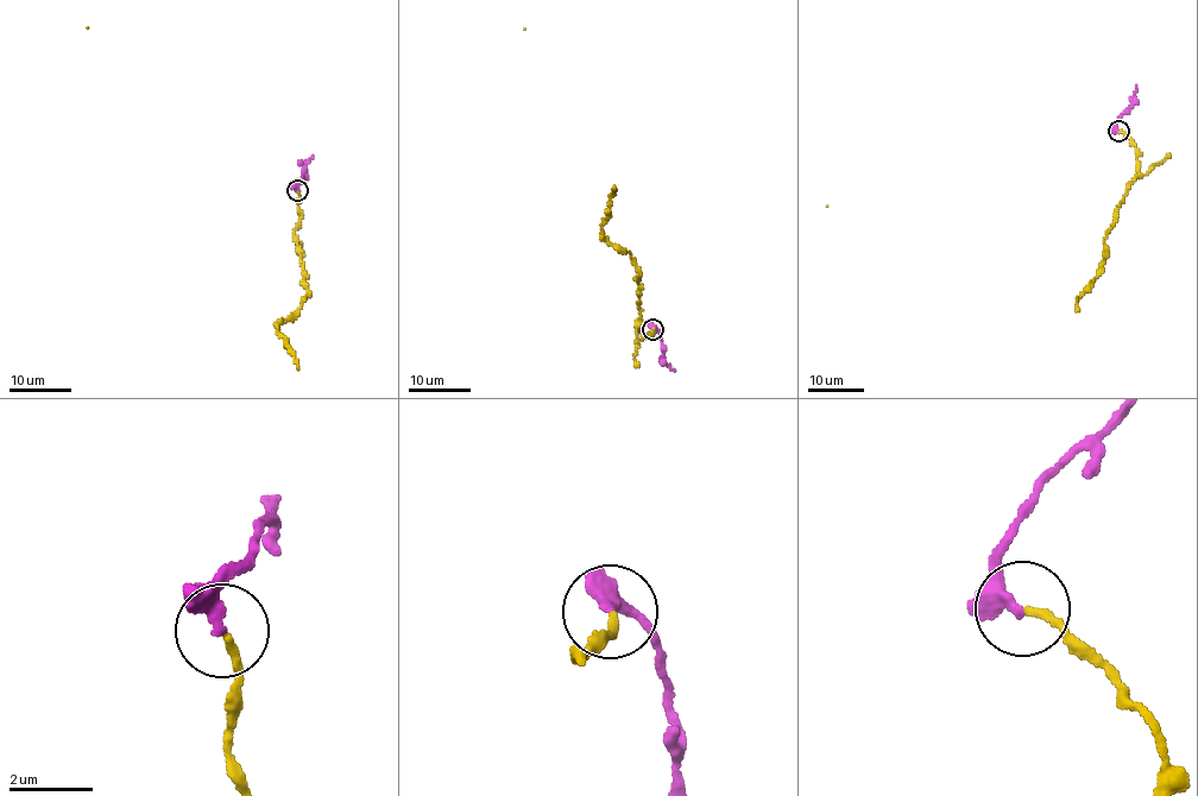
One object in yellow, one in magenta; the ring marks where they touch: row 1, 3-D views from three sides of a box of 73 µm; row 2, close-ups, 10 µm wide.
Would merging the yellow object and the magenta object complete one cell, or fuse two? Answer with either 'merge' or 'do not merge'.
merge

